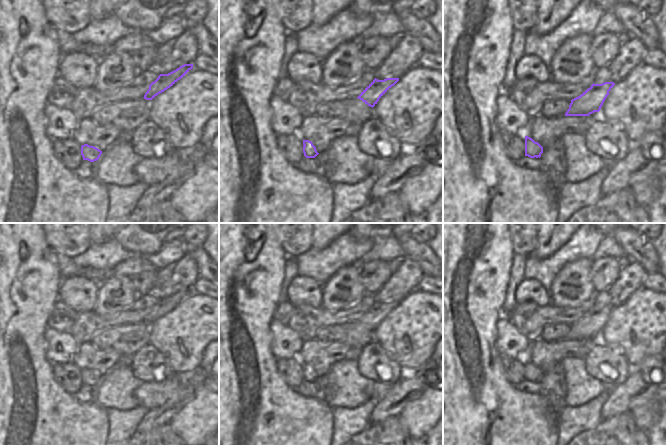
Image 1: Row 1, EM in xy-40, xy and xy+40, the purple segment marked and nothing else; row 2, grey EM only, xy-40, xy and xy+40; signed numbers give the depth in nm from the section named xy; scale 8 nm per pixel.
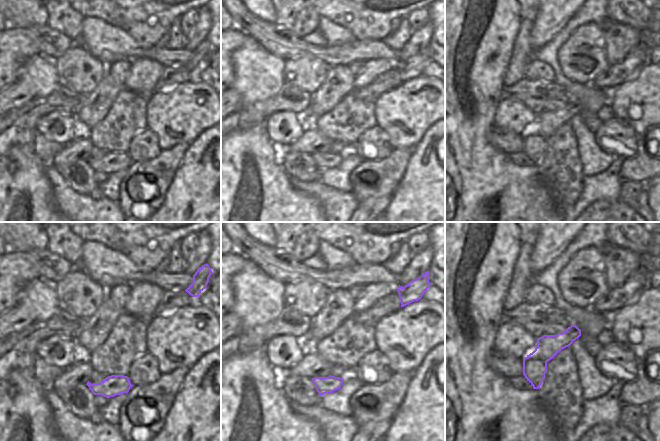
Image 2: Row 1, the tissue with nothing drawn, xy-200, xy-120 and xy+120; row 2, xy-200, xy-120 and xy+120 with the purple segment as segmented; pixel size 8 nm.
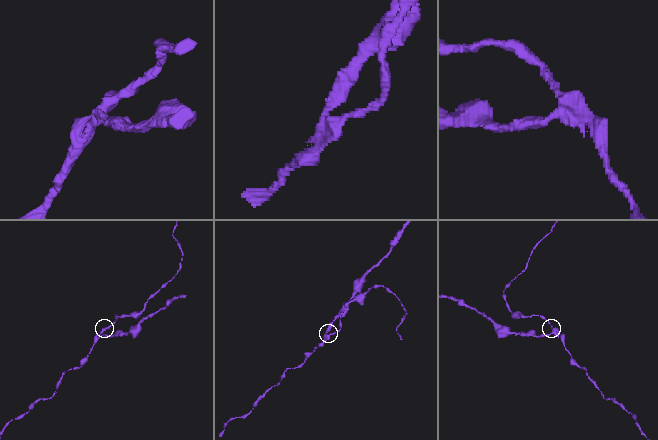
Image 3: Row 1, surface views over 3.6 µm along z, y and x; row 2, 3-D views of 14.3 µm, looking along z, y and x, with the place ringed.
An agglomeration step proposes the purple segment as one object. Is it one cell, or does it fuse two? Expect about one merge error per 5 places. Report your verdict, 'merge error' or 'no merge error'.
merge error

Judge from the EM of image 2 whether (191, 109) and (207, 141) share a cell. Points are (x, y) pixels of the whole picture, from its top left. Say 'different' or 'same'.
different

